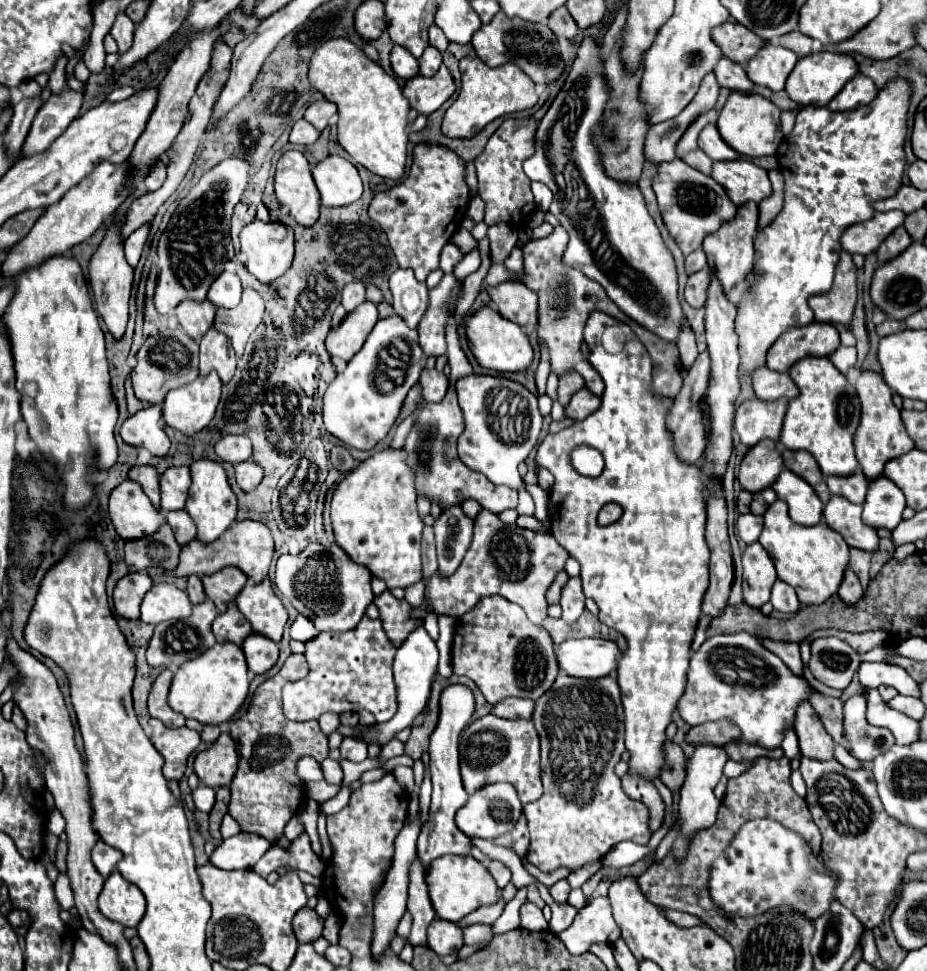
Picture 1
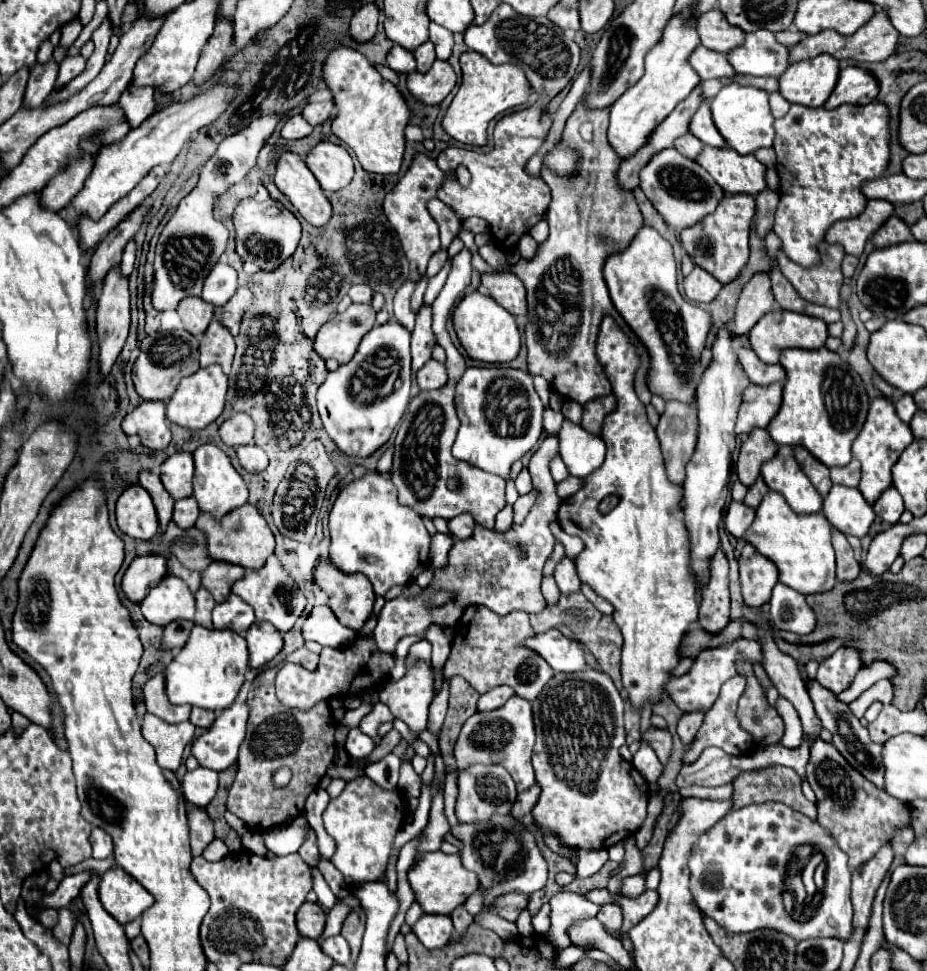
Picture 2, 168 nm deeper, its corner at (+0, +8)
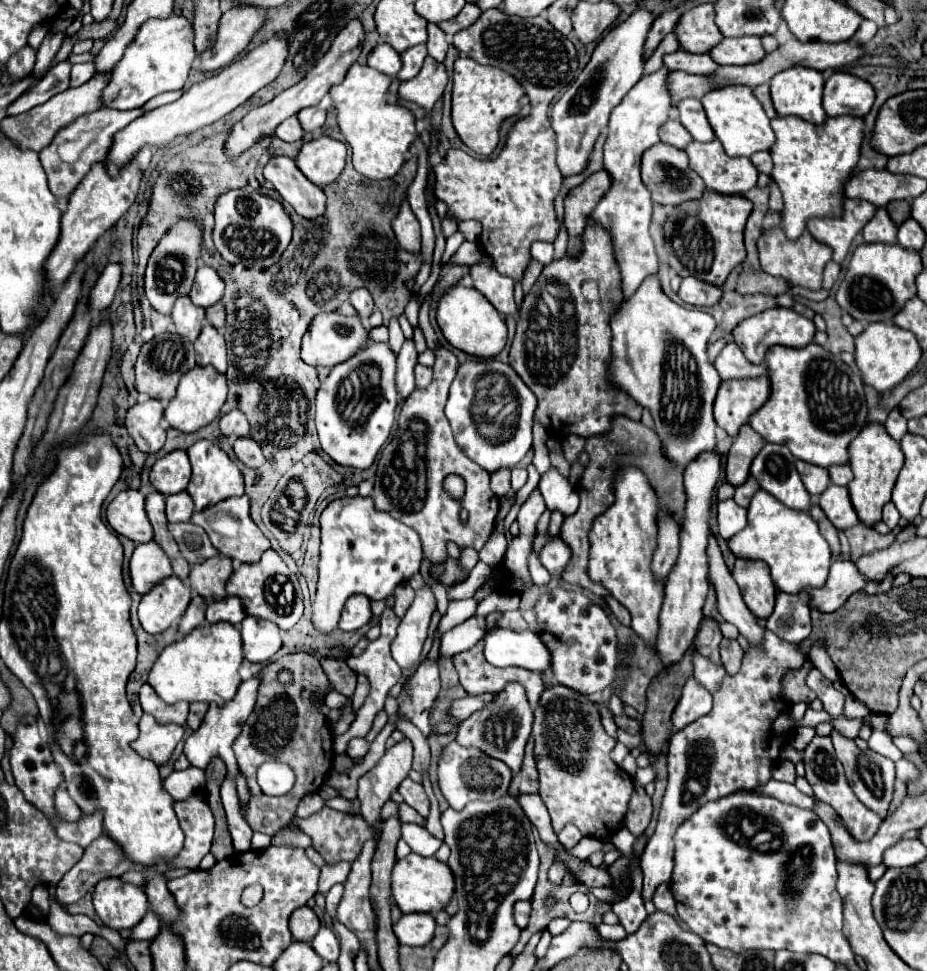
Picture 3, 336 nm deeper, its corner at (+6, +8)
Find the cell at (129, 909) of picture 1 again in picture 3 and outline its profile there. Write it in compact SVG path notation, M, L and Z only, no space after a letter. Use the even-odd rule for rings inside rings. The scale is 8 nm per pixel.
M109 877L97 883L93 905L101 921L117 931L135 927L149 911L145 891L131 883L123 883L119 877Z

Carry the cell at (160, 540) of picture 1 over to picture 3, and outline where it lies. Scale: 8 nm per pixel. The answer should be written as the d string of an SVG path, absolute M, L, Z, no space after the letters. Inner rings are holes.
M169 523L169 533L177 541L179 551L189 565L203 563L205 559L217 555L217 549L211 545L207 533L193 523Z

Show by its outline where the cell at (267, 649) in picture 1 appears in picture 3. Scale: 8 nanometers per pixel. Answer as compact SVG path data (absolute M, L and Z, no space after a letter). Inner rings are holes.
M245 617L239 629L243 637L243 653L251 663L265 663L281 649L281 631L271 621Z

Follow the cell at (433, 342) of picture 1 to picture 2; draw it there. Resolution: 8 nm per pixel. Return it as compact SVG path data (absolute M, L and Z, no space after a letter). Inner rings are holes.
M427 305L417 313L417 323L411 333L411 369L417 373L425 361L431 359L435 347L435 335L431 333L431 309Z

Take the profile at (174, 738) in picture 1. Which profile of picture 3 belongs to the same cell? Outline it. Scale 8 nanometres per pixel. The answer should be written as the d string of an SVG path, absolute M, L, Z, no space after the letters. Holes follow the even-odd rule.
M143 715L139 721L139 737L131 745L141 757L151 759L157 765L165 765L177 743L183 739L183 727L181 725L159 725L151 715Z

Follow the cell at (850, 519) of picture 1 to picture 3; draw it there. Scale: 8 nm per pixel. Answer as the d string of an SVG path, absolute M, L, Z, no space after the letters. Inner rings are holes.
M829 485L825 493L819 497L819 507L825 511L827 519L837 529L849 529L859 523L859 517L857 517L857 511L853 509L847 487Z

